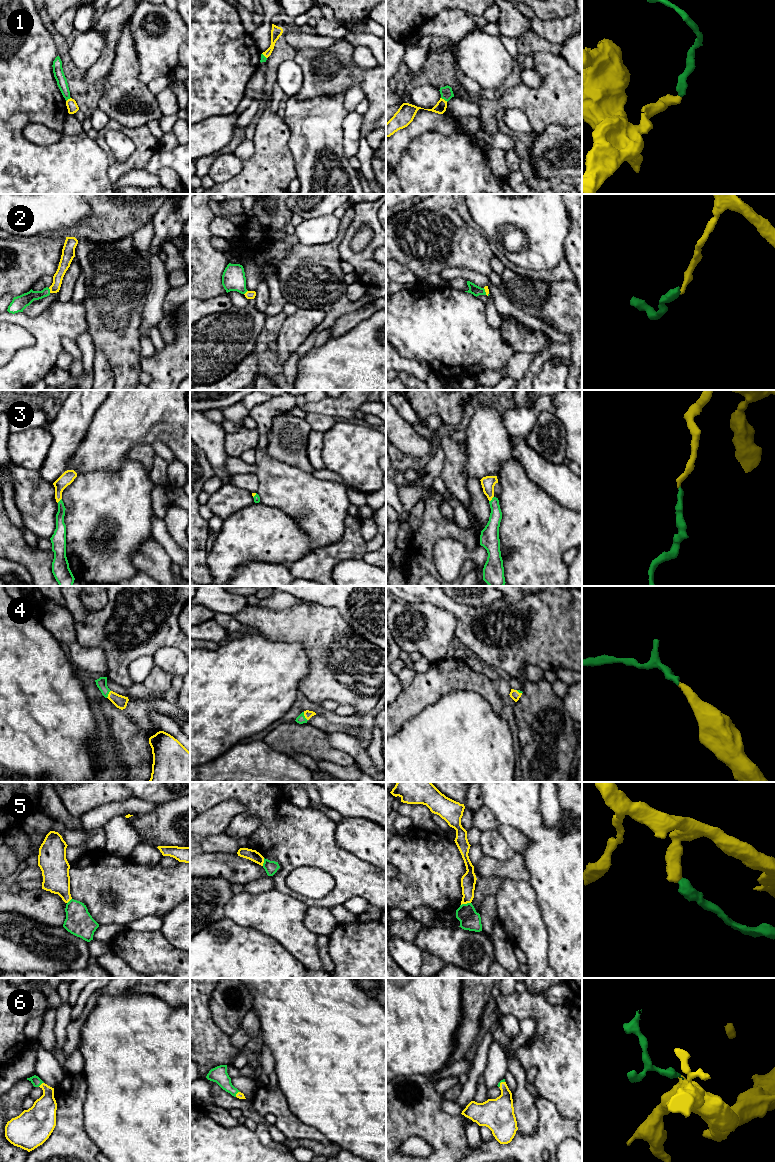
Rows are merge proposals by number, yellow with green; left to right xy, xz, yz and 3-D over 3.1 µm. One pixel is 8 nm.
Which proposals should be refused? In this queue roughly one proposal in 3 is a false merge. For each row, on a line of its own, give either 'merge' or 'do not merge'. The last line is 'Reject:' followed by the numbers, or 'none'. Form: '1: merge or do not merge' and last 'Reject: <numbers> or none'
1: do not merge
2: merge
3: merge
4: merge
5: do not merge
6: merge
Reject: 1, 5

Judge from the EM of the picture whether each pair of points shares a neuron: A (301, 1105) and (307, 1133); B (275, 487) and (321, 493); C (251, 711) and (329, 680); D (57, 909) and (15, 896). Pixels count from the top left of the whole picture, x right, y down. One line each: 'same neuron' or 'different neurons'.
A: different neurons
B: same neuron
C: different neurons
D: same neuron

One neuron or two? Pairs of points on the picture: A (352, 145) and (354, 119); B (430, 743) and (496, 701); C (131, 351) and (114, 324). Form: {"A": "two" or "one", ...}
{"A": "one", "B": "two", "C": "one"}

